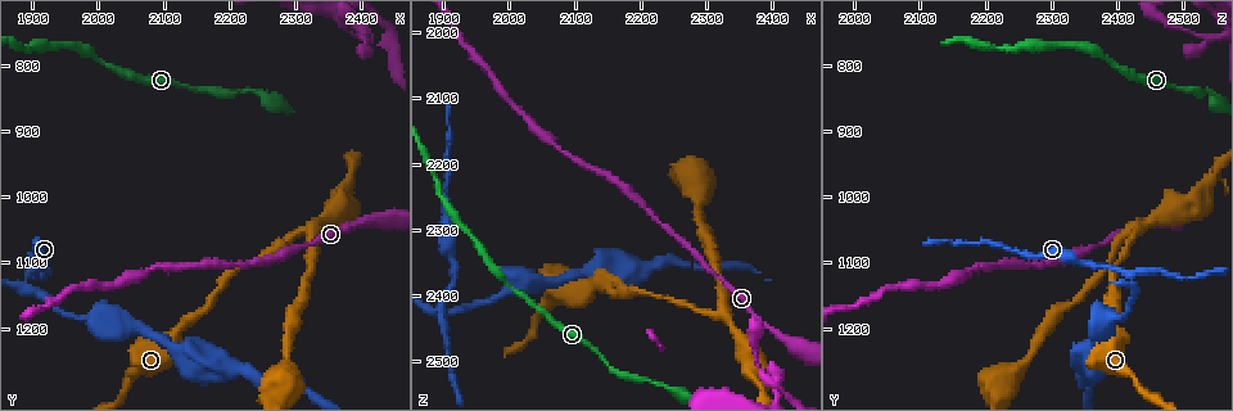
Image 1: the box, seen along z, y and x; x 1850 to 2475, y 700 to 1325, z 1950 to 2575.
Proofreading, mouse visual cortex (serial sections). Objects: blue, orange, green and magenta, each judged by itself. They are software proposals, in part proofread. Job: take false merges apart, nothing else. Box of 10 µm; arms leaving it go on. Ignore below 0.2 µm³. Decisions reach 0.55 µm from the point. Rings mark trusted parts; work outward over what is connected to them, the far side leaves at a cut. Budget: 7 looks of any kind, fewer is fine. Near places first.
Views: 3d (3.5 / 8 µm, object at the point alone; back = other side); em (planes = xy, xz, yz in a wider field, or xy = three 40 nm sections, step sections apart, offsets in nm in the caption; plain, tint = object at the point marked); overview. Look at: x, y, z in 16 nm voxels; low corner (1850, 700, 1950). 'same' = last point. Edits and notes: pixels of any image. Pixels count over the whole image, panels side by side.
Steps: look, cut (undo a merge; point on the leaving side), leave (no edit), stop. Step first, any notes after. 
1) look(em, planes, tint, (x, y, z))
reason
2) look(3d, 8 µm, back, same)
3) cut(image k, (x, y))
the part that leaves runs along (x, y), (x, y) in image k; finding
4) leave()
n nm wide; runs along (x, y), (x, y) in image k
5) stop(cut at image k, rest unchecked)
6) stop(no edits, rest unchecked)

look(3d, 3.5 µm, (2225, 1105, 2400))
a narrow waist

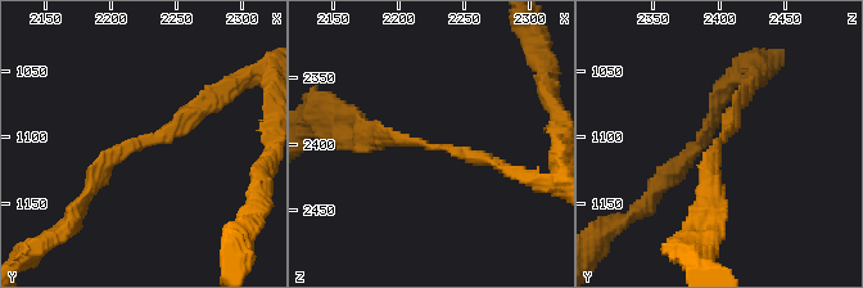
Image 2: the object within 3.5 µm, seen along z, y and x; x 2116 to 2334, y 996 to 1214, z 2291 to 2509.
look(em, planes, tint, (2228, 1102, 2402))
arms of 200, 200 nm

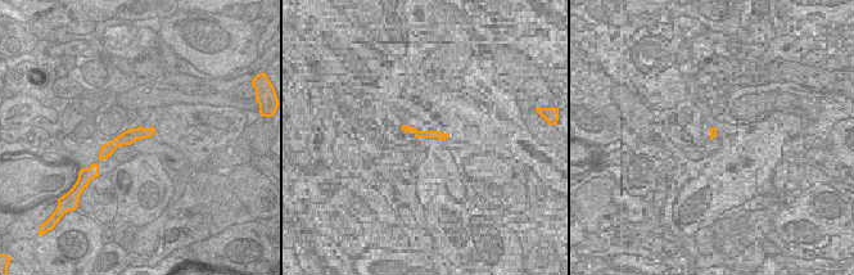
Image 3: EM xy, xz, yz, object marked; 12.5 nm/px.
leave()
runs along (150, 131), (121, 139), (103, 154) in image 3; continuous, no second cell

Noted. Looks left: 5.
look(3d, 3.5 µm, (2320, 1050, 2425))

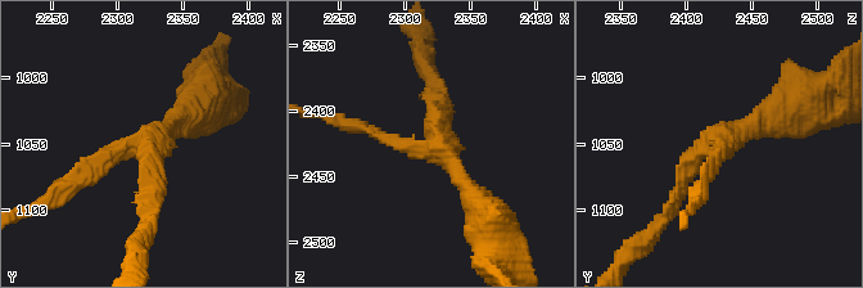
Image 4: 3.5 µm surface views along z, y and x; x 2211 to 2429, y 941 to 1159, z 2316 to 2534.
look(em, xy, step 1, tint, (2324, 1050, 2424))
3 arms; arms of 150, 200, 250 nm

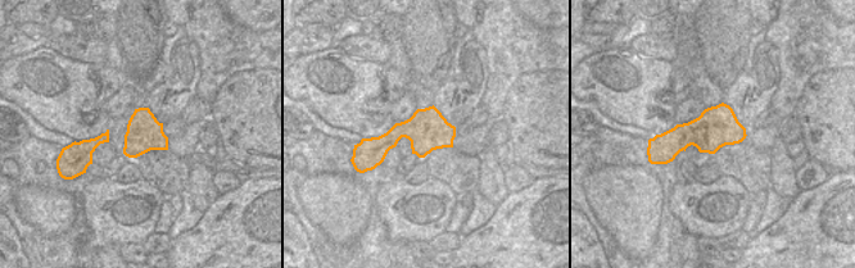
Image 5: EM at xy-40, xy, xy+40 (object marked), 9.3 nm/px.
leave()
one cell here

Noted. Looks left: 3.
look(3d, 3.5 µm, (1890, 1140, 2430))

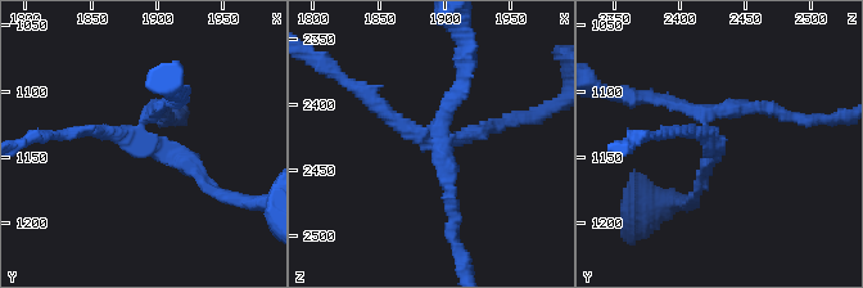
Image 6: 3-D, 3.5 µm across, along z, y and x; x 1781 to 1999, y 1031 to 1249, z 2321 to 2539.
look(em, xy, step 2, tint, (1890, 1140, 2424))

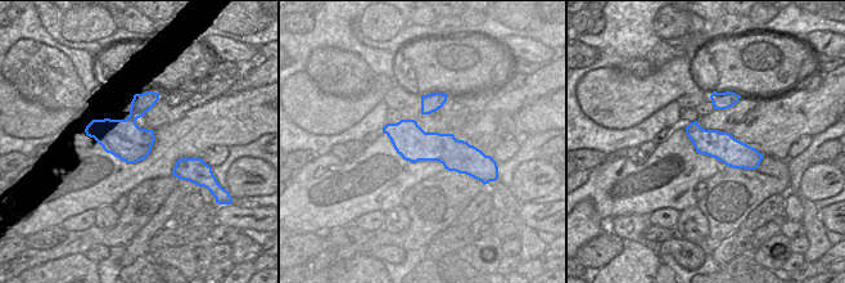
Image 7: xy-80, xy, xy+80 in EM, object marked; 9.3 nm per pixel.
leave()
all the same cell

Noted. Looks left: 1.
stop(no edits, rest unchecked)

